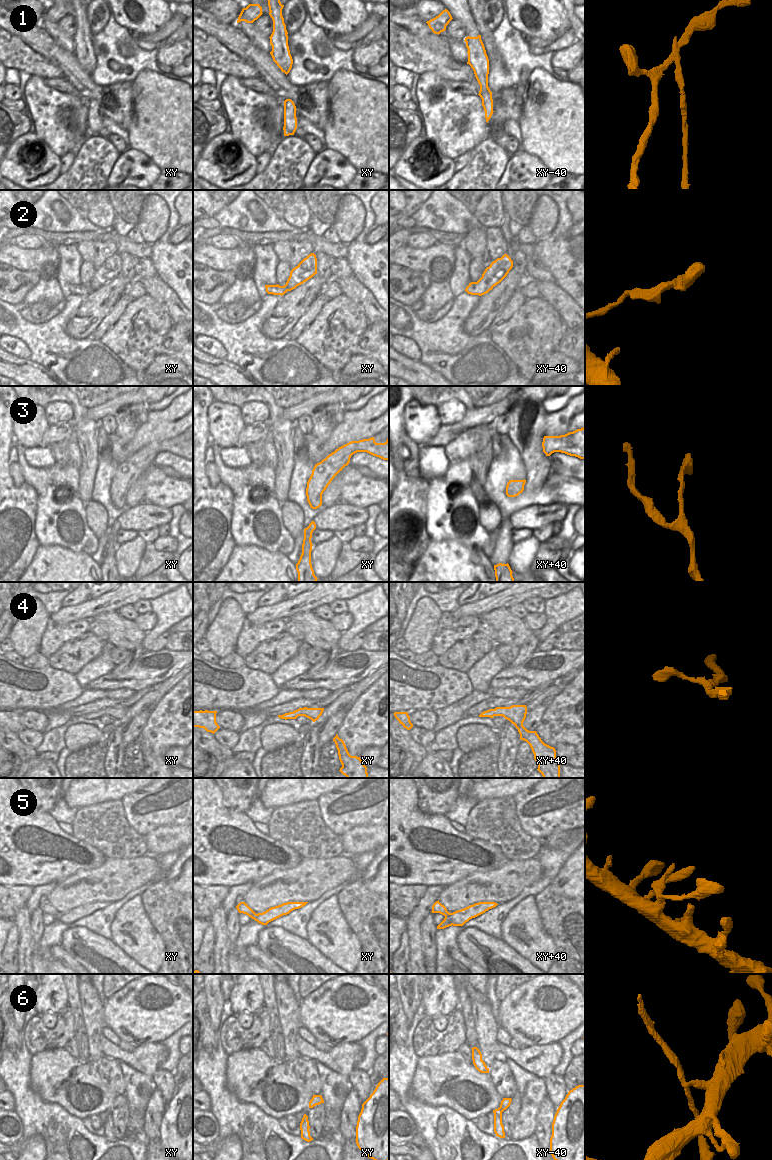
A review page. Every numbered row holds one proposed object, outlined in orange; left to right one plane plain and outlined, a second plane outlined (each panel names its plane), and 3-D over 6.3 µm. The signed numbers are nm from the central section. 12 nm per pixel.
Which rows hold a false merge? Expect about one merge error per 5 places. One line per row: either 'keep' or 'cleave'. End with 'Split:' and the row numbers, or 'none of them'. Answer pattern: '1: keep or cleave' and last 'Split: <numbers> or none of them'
1: cleave
2: keep
3: keep
4: keep
5: keep
6: cleave
Split: 1, 6

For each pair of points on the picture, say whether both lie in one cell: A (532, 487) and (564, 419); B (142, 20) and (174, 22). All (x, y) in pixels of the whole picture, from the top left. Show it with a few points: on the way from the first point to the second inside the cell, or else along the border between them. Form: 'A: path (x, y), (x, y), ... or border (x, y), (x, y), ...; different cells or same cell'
A: border (547, 413), (544, 435); different cells
B: border (173, 11), (173, 15), (156, 31), (147, 34); different cells

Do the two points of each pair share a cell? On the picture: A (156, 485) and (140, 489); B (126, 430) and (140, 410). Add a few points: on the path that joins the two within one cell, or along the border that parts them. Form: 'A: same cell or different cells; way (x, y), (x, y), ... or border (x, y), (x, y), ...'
A: different cells; border (145, 471), (146, 491), (141, 501)
B: same cell; way (129, 425), (137, 415)

